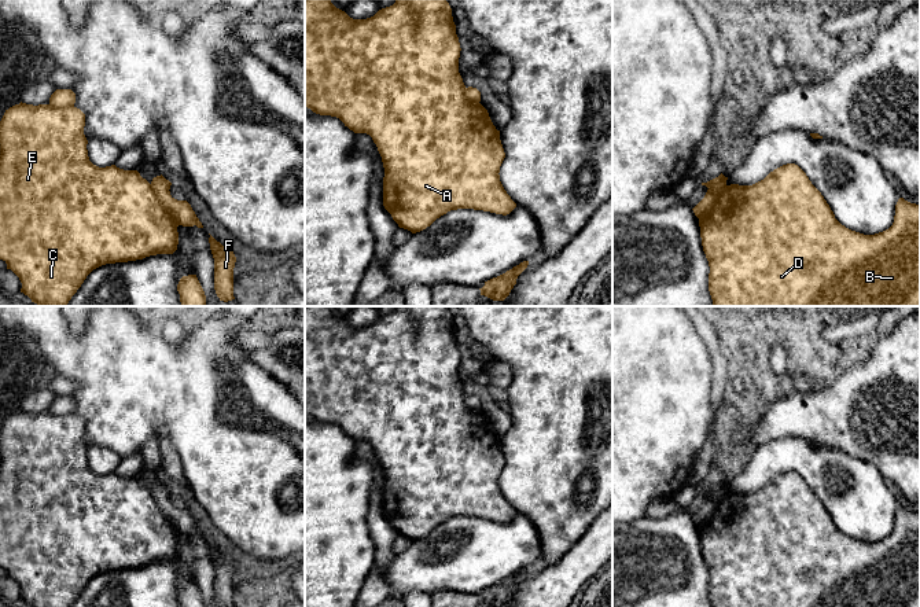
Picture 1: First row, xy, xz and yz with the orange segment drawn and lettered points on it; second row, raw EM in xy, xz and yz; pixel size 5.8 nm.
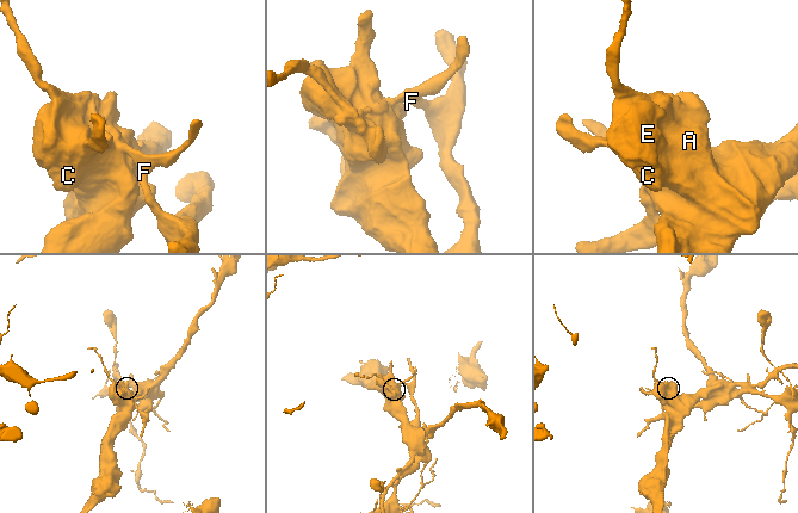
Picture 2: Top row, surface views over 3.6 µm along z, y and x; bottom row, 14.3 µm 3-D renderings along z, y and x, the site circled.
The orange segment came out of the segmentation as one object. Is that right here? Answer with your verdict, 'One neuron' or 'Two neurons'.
Two neurons

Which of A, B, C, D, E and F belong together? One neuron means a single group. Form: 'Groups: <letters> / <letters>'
Groups: A B C D E / F

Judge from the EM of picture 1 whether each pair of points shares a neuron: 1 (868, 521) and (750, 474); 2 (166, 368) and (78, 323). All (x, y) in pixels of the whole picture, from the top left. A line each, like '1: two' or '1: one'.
1: one
2: two

